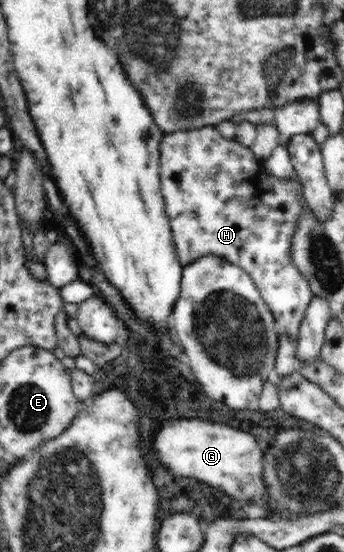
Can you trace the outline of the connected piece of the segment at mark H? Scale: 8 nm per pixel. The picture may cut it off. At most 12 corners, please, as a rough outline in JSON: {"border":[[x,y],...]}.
{"border":[[215,125],[165,133],[179,262],[243,269],[297,341],[305,205]]}

